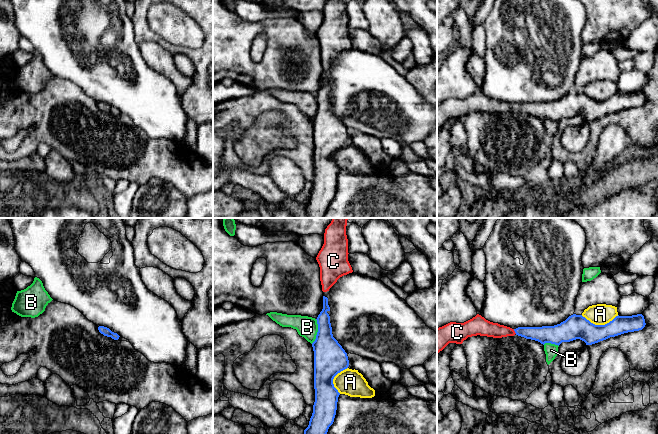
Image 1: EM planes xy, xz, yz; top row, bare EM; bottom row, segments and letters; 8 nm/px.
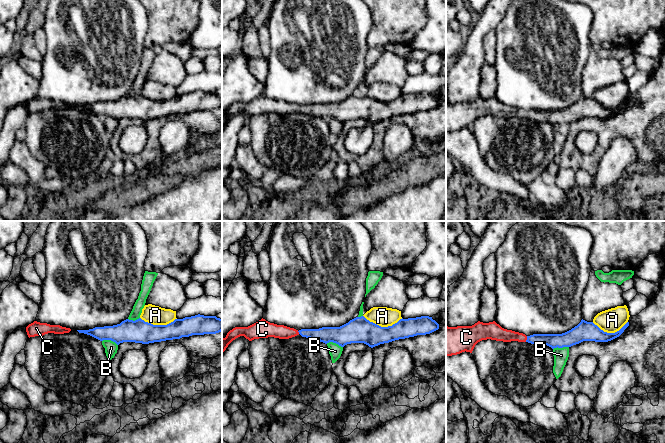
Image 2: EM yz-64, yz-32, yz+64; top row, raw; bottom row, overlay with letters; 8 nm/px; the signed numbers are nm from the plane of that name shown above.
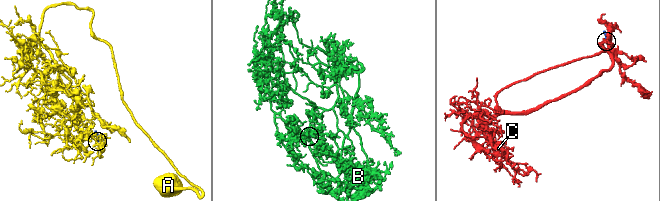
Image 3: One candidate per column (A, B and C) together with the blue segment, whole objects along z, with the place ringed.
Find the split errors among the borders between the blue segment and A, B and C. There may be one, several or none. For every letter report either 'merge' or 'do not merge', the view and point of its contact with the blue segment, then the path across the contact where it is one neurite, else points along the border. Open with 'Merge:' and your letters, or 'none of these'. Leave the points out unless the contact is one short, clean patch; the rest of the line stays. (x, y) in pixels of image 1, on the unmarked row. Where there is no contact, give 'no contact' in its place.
Merge: C
A: do not merge; contact yz (600, 101); border yz (581, 91), (595, 100), (606, 100), (618, 91)
B: do not merge; contact xz (318, 107); border xz (316, 95), (317, 110), (311, 119)
C: merge; contact yz (514, 106); way yz (544, 110), (514, 106), (497, 107), (483, 103)

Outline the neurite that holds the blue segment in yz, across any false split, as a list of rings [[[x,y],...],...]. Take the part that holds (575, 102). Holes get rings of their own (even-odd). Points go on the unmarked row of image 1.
[[[477,90],[464,99],[450,98],[437,104],[437,130],[449,119],[462,120],[464,116],[472,112],[487,112],[502,114],[515,110],[526,115],[560,121],[562,118],[570,118],[580,115],[586,121],[592,121],[610,113],[624,109],[642,106],[645,103],[645,95],[642,90],[632,92],[616,92],[605,101],[595,101],[582,91],[573,90],[565,97],[554,102],[542,103],[510,103],[493,99]]]

